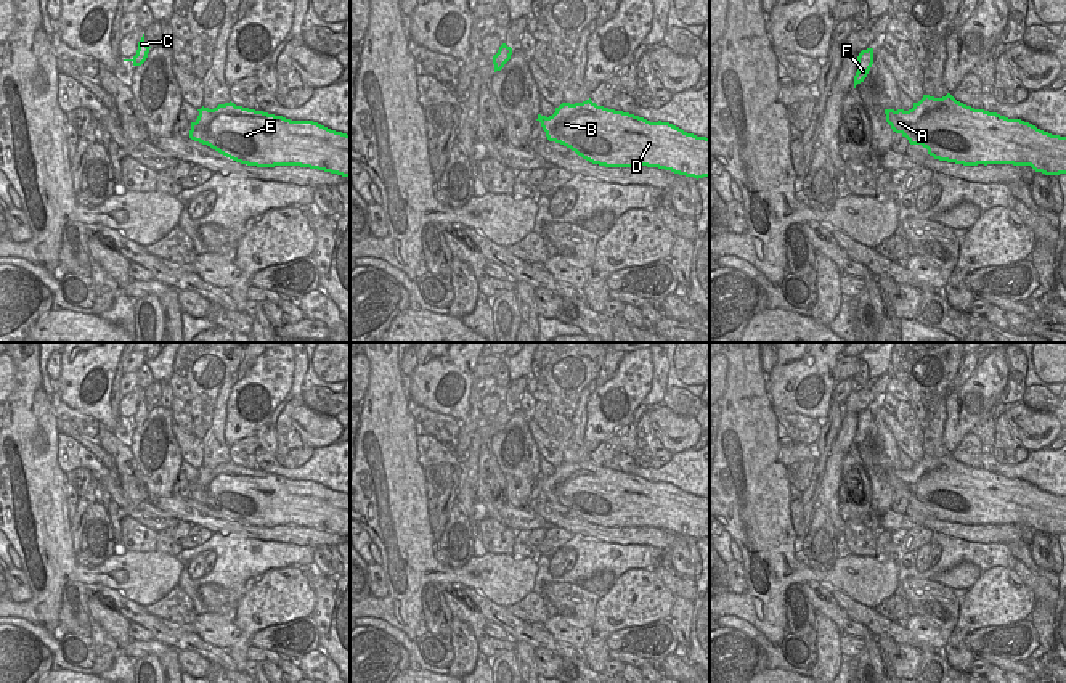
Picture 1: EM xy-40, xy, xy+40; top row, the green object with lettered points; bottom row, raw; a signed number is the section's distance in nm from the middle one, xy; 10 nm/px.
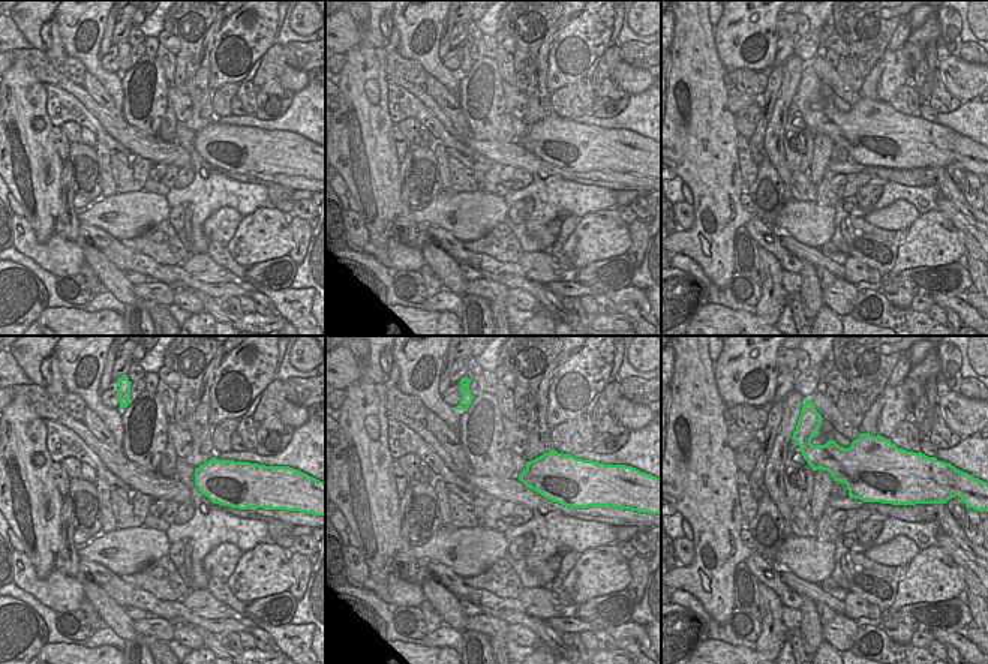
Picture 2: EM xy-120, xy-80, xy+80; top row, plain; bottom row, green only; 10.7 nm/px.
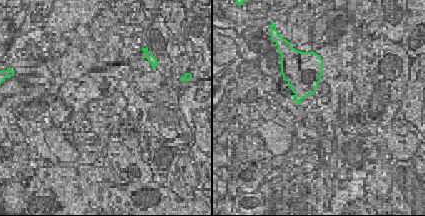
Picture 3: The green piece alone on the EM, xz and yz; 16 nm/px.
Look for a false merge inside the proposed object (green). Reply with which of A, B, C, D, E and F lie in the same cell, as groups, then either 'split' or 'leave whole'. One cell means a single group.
A B C D E F; leave whole

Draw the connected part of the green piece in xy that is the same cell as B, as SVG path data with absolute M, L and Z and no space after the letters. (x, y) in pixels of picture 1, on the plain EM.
M562 463L549 477L538 474L549 501L560 503L583 519L605 527L658 527L679 535L710 537L710 498L687 493L669 482L650 482L644 477L583 463Z

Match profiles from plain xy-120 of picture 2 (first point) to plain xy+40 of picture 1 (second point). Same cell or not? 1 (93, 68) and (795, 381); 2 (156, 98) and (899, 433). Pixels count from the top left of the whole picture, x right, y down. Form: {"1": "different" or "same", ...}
{"1": "same", "2": "different"}

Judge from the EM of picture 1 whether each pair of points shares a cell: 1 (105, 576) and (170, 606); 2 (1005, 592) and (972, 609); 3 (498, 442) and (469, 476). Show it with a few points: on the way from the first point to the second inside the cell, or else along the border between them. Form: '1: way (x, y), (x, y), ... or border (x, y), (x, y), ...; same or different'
1: border (177, 584), (145, 608); different
2: way (997, 600), (980, 608); same
3: border (495, 433), (487, 444); different

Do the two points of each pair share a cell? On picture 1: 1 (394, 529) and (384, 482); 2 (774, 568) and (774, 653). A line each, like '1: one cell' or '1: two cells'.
1: one cell
2: two cells

